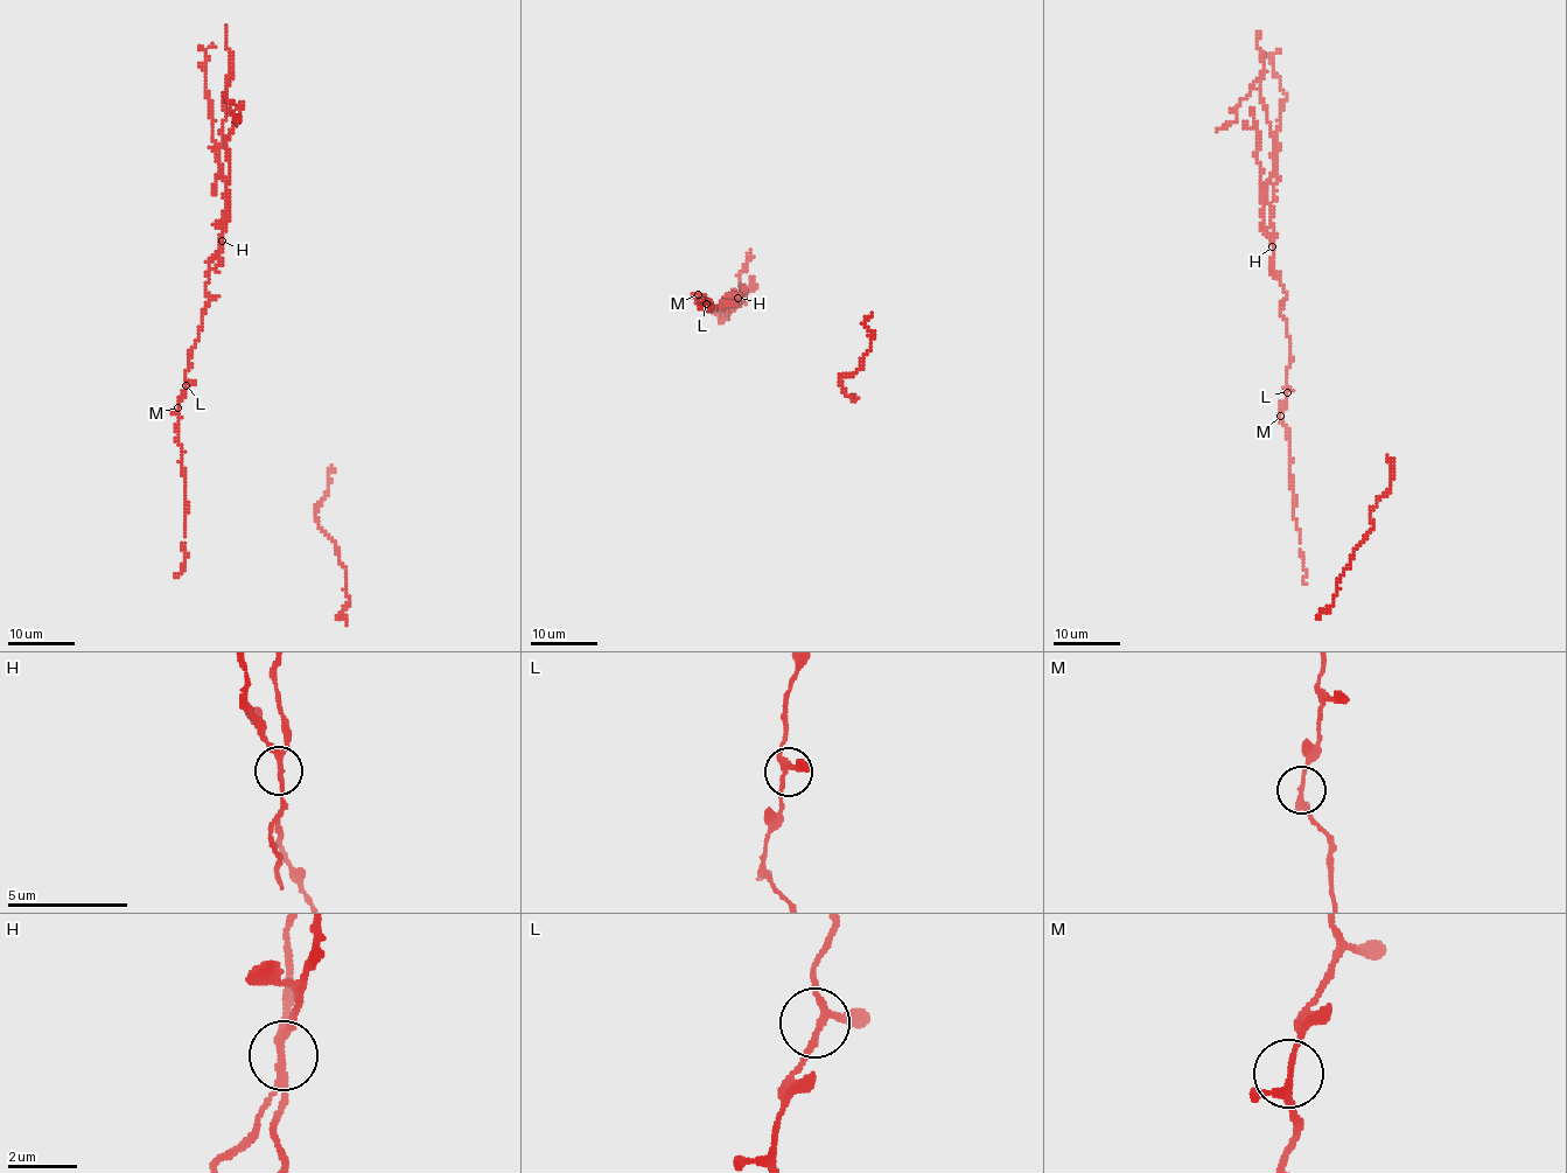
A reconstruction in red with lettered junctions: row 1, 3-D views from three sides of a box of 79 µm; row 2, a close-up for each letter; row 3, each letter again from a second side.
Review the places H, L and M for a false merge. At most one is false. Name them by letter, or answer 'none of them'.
H

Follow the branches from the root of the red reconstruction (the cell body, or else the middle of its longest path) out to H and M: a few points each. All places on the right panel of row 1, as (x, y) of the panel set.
H: (1286, 393), (1291, 342), (1281, 313), (1286, 292), (1272, 266), (1273, 246)
M: (1286, 393), (1280, 416)

